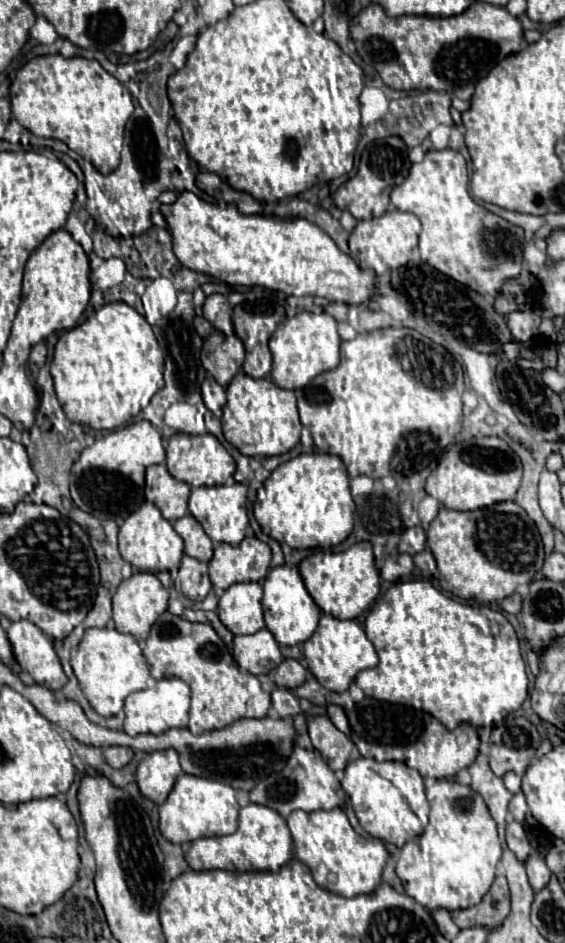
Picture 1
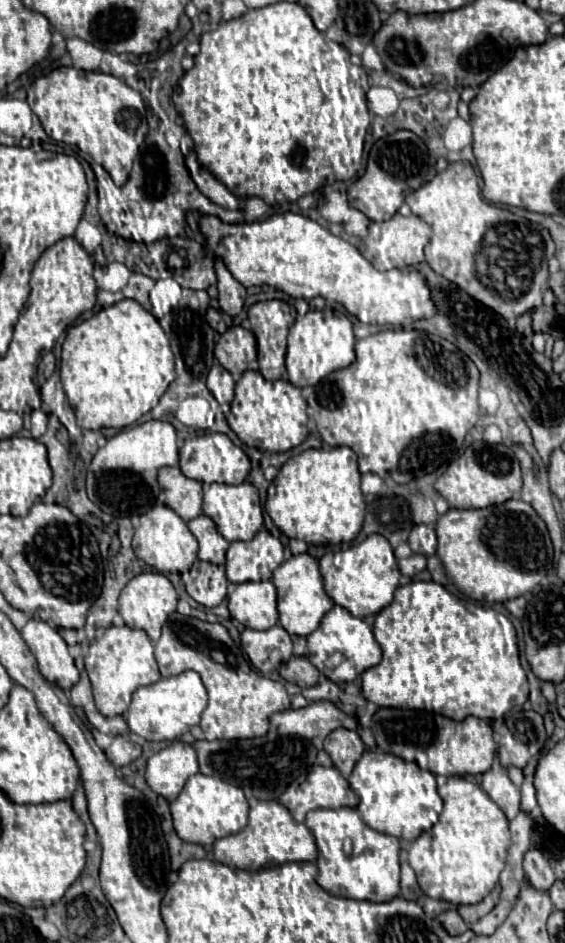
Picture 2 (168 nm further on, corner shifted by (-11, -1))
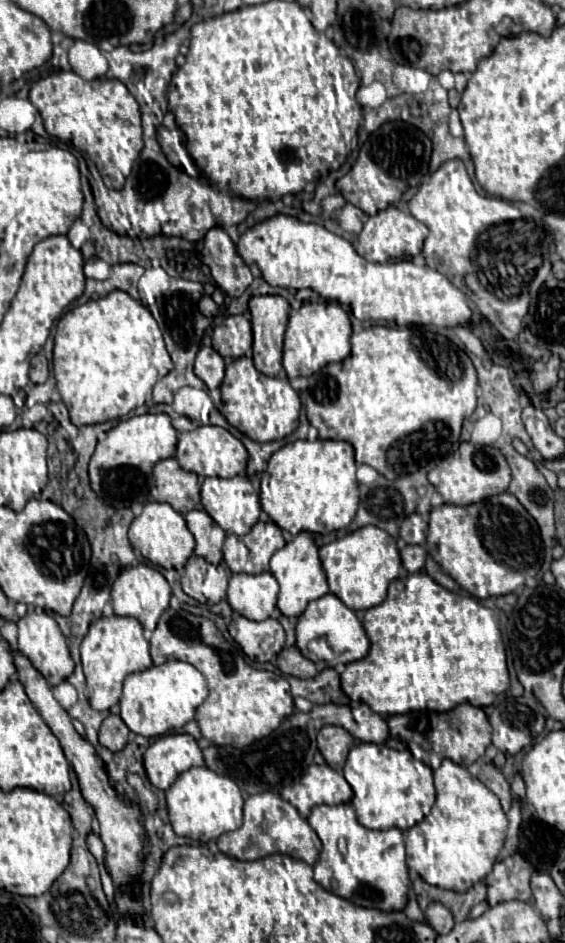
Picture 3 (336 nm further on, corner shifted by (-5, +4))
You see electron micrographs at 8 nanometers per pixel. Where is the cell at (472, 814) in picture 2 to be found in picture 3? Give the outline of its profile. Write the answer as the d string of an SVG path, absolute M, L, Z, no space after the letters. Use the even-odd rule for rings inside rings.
M443 760L441 766L435 770L435 788L437 788L437 802L431 808L429 816L425 816L423 822L409 828L405 834L407 866L433 886L465 892L469 886L483 880L491 872L505 840L507 816L499 804L499 798L479 778L471 776L465 766L459 766L453 760Z

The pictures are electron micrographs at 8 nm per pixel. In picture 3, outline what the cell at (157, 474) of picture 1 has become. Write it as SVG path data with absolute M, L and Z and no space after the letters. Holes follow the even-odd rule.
M175 458L157 462L151 476L155 482L150 490L152 501L167 502L183 516L199 508L199 478L197 474L183 470Z

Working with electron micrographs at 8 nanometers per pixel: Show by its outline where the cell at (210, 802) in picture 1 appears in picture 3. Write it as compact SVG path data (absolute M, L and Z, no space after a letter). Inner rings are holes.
M207 766L181 772L165 792L169 820L177 836L187 836L197 842L217 840L223 832L237 830L243 824L243 796L239 786Z

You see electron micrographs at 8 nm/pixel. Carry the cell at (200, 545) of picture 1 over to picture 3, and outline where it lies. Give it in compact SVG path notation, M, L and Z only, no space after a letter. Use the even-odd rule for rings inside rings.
M191 510L187 516L187 526L191 534L195 536L195 554L203 556L211 564L219 564L223 560L223 540L225 540L225 530L205 514L205 510Z

